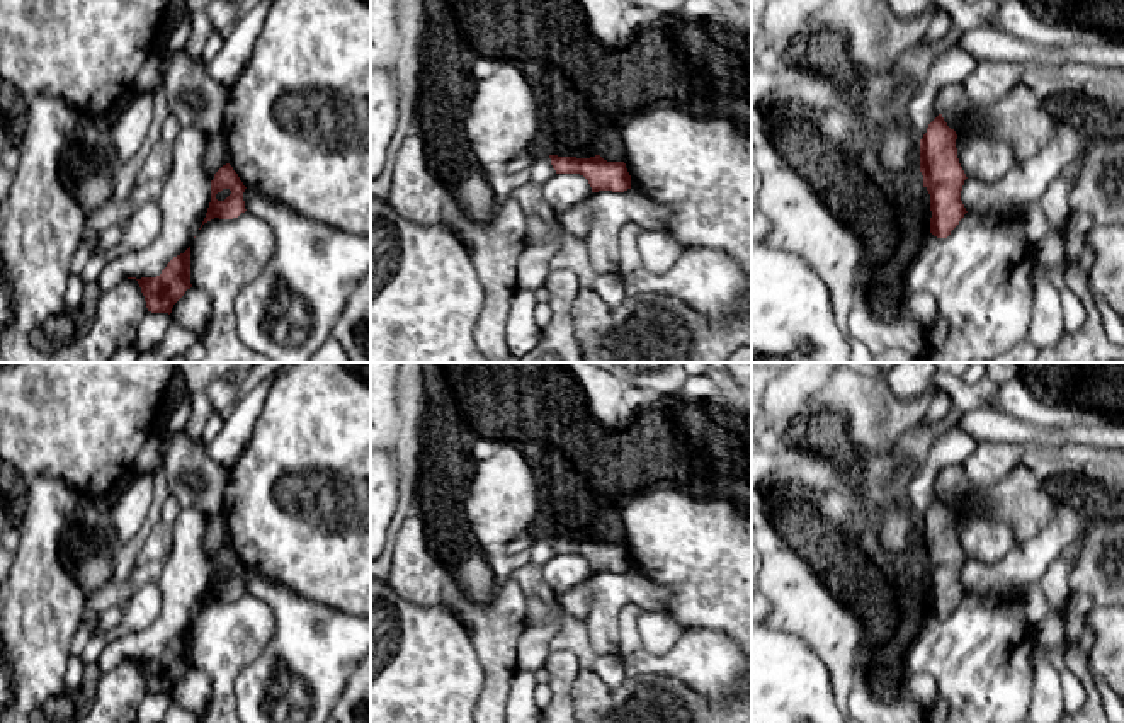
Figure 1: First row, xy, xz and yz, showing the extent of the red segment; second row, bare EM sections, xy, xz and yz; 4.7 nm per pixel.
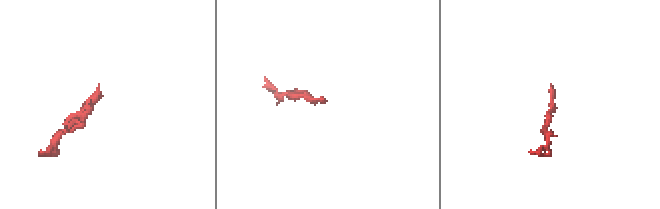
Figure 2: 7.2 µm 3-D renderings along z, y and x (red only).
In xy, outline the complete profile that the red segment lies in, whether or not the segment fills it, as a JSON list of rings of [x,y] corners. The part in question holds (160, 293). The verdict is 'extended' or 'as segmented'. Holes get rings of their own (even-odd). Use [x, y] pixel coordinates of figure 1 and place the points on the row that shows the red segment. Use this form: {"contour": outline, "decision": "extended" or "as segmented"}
{"contour": [[[190,247],[173,257],[156,277],[136,279],[151,313],[172,313],[173,305],[185,294],[190,284]]], "decision": "as segmented"}

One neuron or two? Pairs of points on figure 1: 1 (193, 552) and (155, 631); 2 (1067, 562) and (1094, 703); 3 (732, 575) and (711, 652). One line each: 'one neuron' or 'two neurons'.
1: one neuron
2: two neurons
3: two neurons

